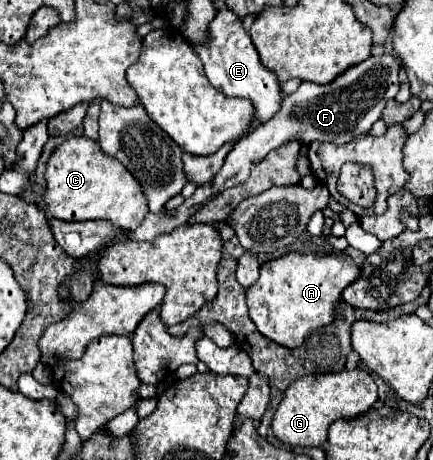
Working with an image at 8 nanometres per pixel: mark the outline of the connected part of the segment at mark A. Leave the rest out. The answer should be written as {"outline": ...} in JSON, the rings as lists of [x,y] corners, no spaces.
{"outline":[[[288,253],[260,267],[260,279],[248,287],[246,301],[256,329],[270,341],[296,349],[314,331],[334,321],[334,309],[344,287],[360,277],[360,267],[346,253]]]}

